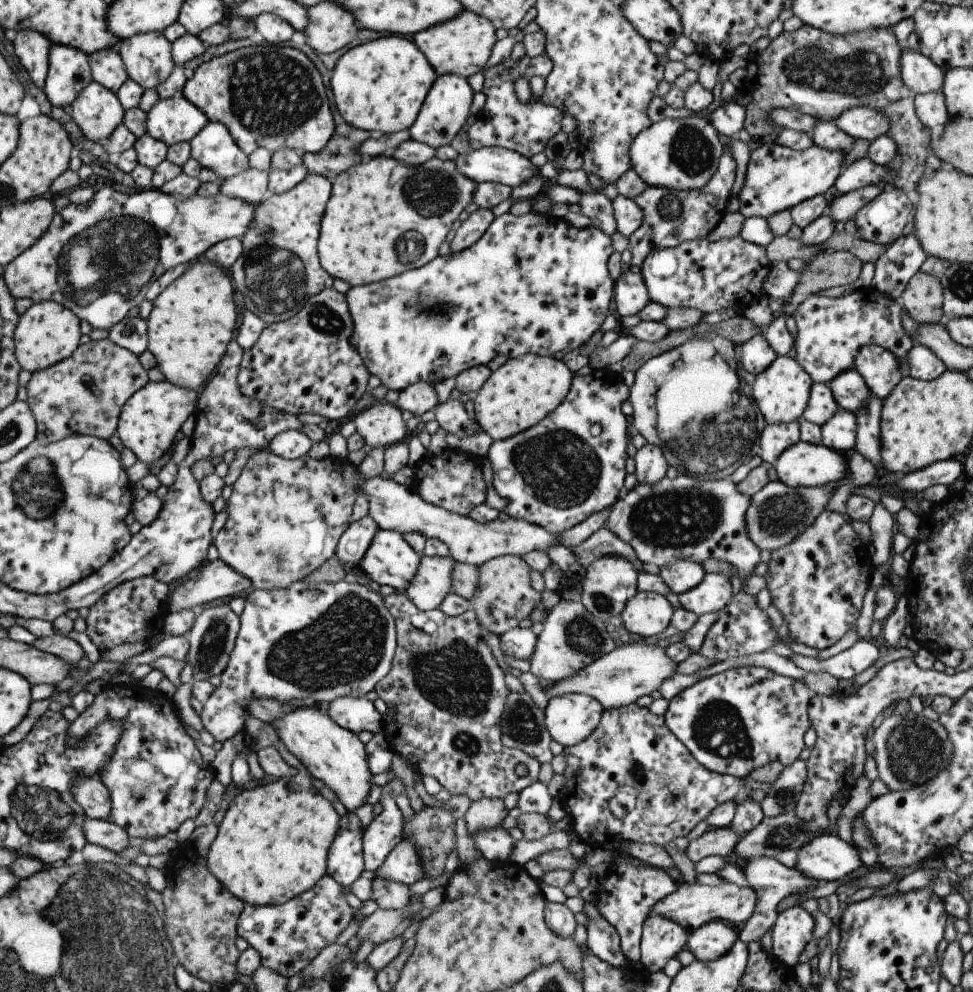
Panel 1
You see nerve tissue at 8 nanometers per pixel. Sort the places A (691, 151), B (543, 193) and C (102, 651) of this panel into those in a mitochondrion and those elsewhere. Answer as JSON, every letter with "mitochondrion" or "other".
{"A":"mitochondrion","B":"other","C":"other"}

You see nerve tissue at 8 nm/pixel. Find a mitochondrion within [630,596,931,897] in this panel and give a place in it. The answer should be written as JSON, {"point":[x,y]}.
{"point":[718,728]}

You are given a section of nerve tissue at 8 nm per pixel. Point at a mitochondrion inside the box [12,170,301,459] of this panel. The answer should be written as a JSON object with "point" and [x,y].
{"point":[114,262]}

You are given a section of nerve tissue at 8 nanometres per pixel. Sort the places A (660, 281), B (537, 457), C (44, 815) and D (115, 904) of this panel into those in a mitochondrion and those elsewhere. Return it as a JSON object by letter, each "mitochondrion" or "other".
{"A":"other","B":"mitochondrion","C":"mitochondrion","D":"mitochondrion"}

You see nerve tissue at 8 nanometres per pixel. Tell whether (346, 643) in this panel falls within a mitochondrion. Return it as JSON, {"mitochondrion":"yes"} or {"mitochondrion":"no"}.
{"mitochondrion":"yes"}

